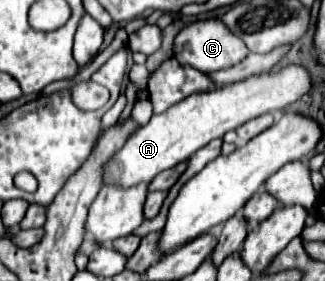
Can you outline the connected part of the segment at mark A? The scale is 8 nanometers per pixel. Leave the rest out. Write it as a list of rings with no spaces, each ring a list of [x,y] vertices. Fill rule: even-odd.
[[[287,66],[281,72],[267,72],[261,76],[251,76],[247,80],[235,82],[225,88],[211,90],[209,94],[193,94],[163,114],[151,116],[151,120],[137,128],[123,148],[119,148],[103,164],[103,186],[121,186],[131,188],[137,184],[149,184],[159,172],[187,162],[197,150],[207,146],[215,138],[223,138],[225,132],[235,130],[251,118],[257,118],[265,112],[277,112],[289,102],[295,102],[309,90],[309,72],[301,66]]]

